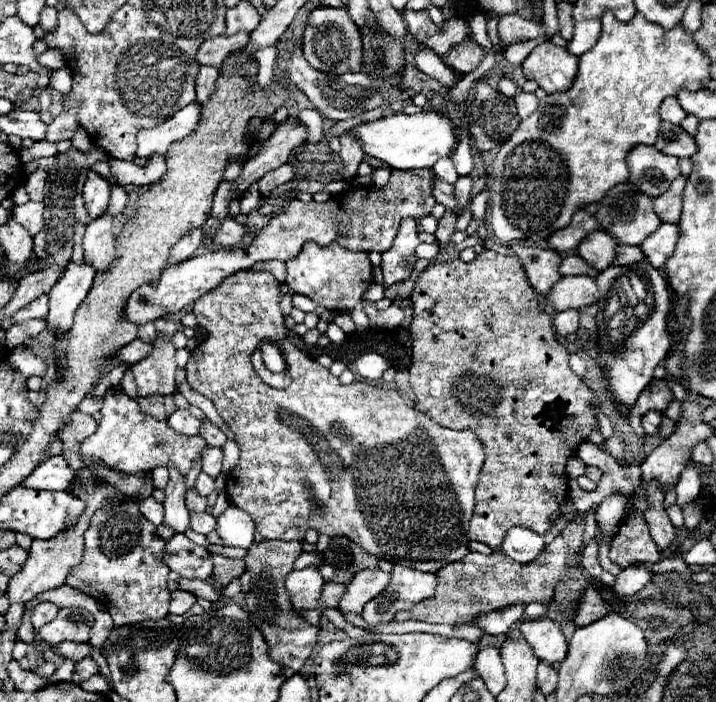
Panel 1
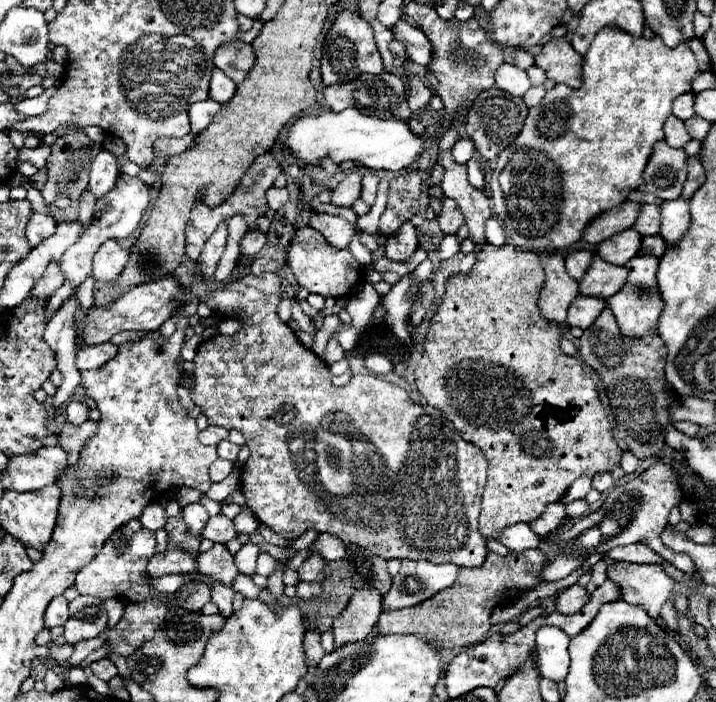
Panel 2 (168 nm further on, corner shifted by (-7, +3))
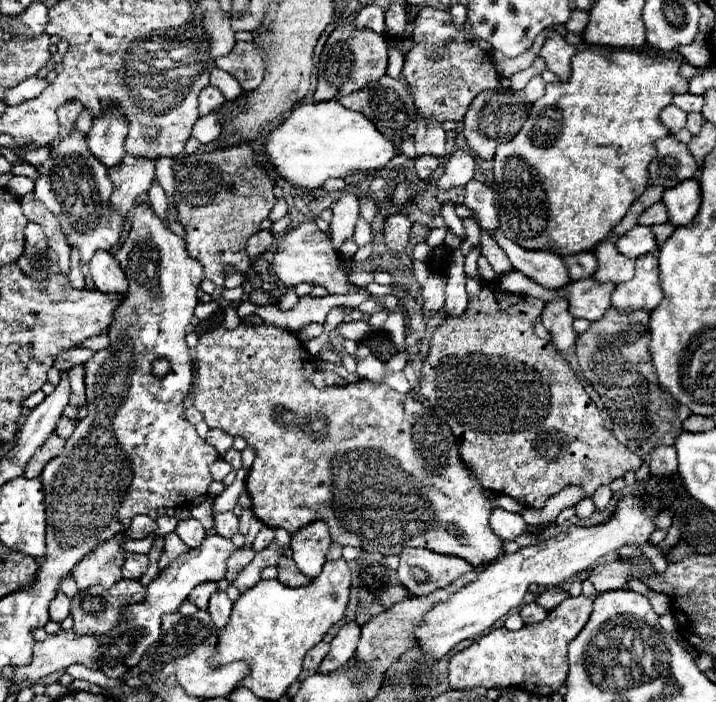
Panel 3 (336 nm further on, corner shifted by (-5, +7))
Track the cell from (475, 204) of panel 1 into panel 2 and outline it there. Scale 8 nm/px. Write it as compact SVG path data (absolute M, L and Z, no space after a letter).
M490 218L486 222L486 238L488 238L488 244L492 244L492 246L506 244L506 234L504 234L504 230L496 218Z

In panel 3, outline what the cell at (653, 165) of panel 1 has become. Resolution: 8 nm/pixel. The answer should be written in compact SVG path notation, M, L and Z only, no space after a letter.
M664 136L656 142L658 156L650 162L650 184L660 184L662 188L674 188L682 180L694 178L698 166L688 152L688 146L674 140L674 136Z

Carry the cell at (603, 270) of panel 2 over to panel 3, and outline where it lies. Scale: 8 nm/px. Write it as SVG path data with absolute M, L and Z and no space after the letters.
M600 242L594 248L594 254L598 258L598 270L592 278L598 278L600 282L622 284L634 276L634 260L622 256L612 242Z

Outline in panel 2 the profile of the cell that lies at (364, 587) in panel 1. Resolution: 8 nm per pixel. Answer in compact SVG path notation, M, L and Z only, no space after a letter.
M372 588L356 590L350 598L344 612L334 620L334 650L350 644L366 640L368 634L374 630L378 616L382 614L380 596L372 592Z

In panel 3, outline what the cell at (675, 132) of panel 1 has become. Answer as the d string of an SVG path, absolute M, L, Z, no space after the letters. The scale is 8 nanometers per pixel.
M670 104L670 106L666 106L666 108L660 112L660 120L662 120L662 124L668 128L668 132L674 134L674 132L678 132L678 130L684 128L684 124L686 124L686 112L682 112L682 110L676 108L674 104Z

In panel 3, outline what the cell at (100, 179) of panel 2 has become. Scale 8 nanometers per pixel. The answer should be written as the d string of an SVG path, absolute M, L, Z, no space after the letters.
M110 108L102 116L94 118L94 126L88 134L88 148L106 168L114 168L122 162L126 134L124 112L120 108Z

